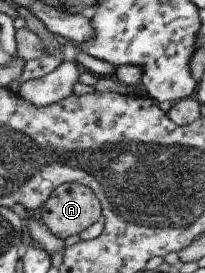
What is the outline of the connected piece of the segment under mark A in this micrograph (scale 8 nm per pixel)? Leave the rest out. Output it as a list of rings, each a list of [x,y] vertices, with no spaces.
[[[77,182],[55,187],[37,213],[41,223],[61,239],[80,234],[101,215],[99,200],[90,187]]]

